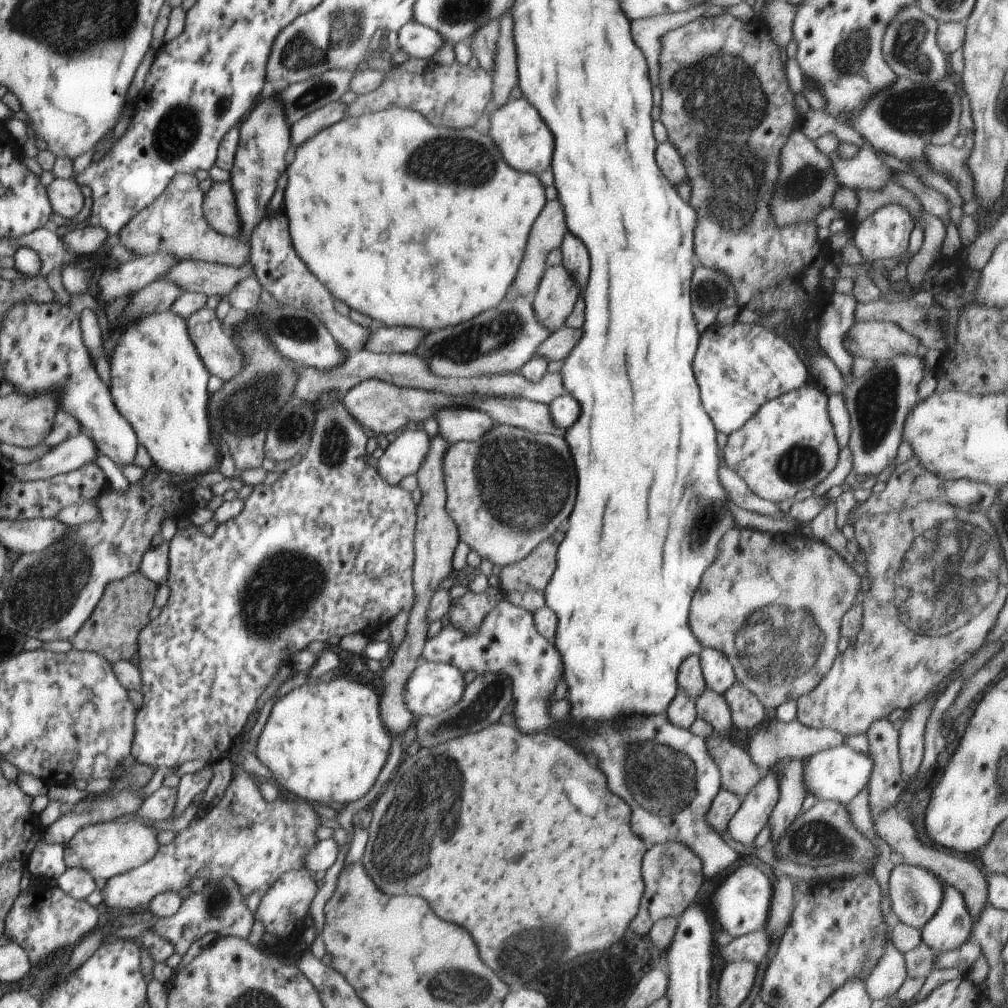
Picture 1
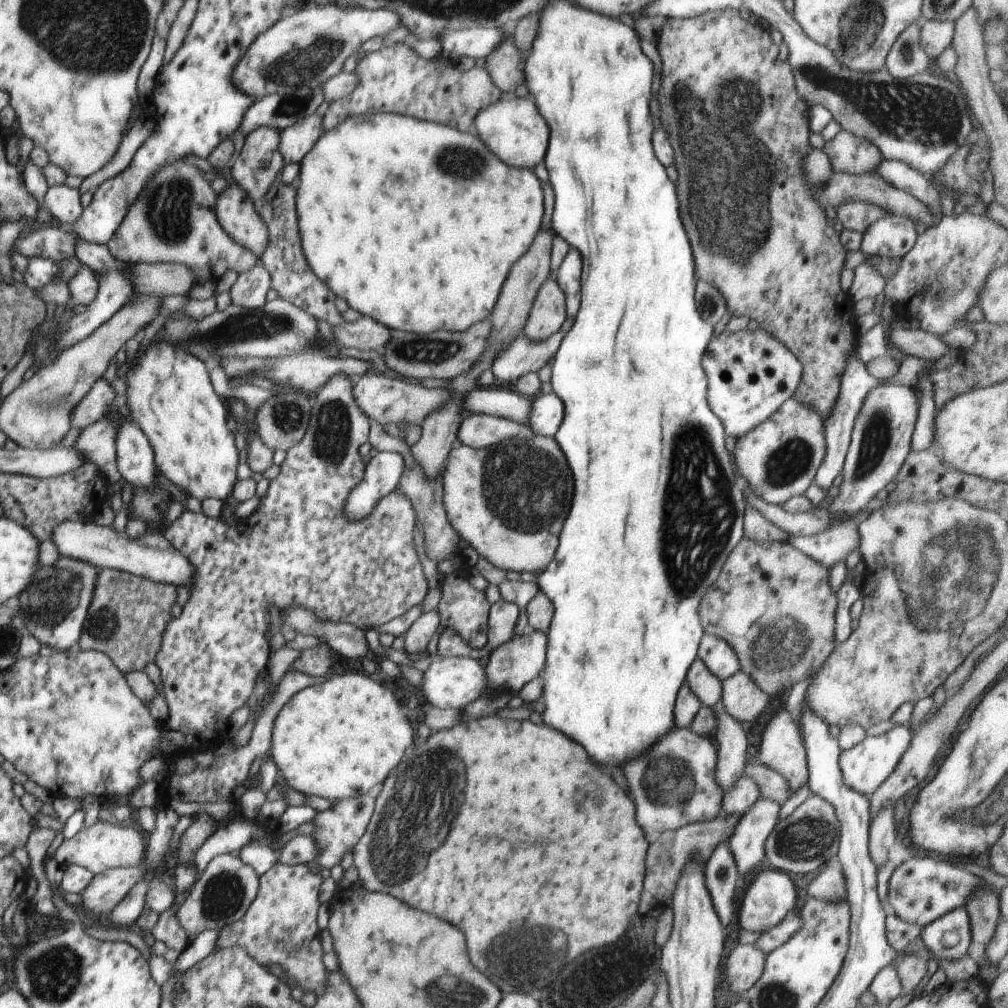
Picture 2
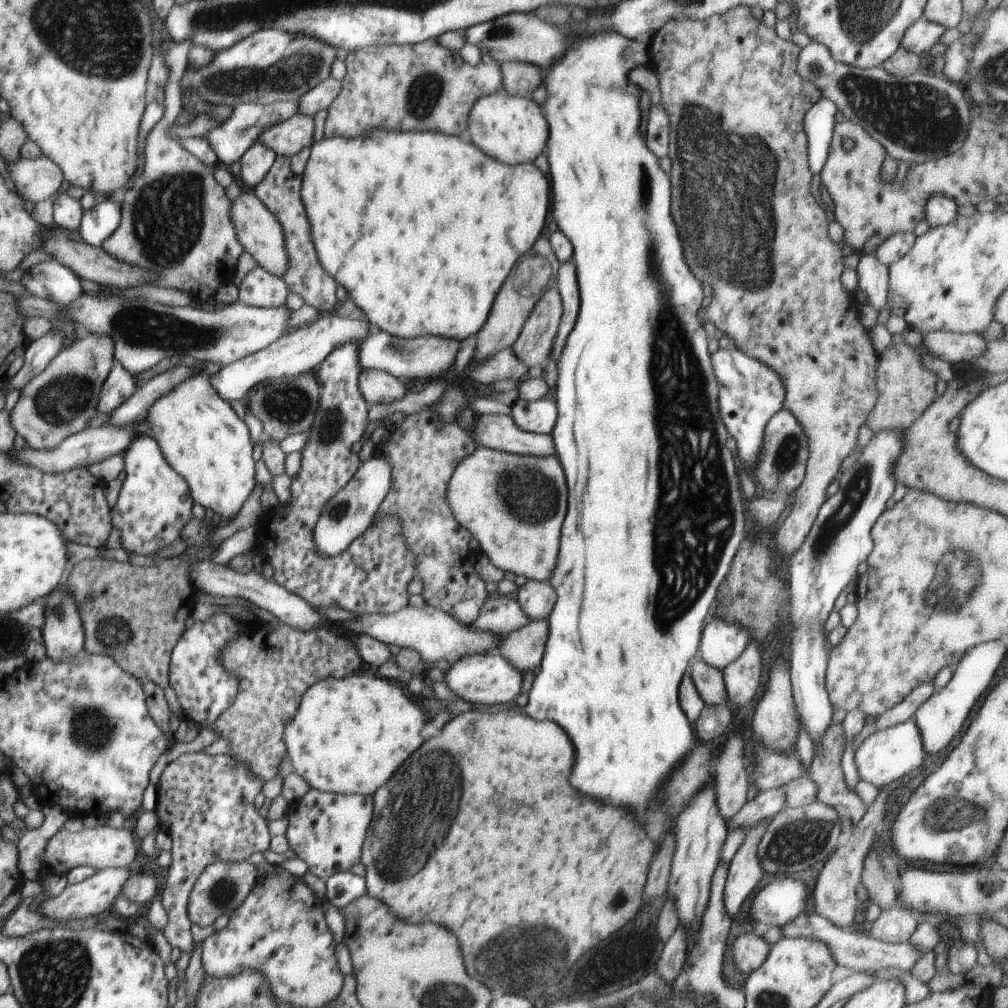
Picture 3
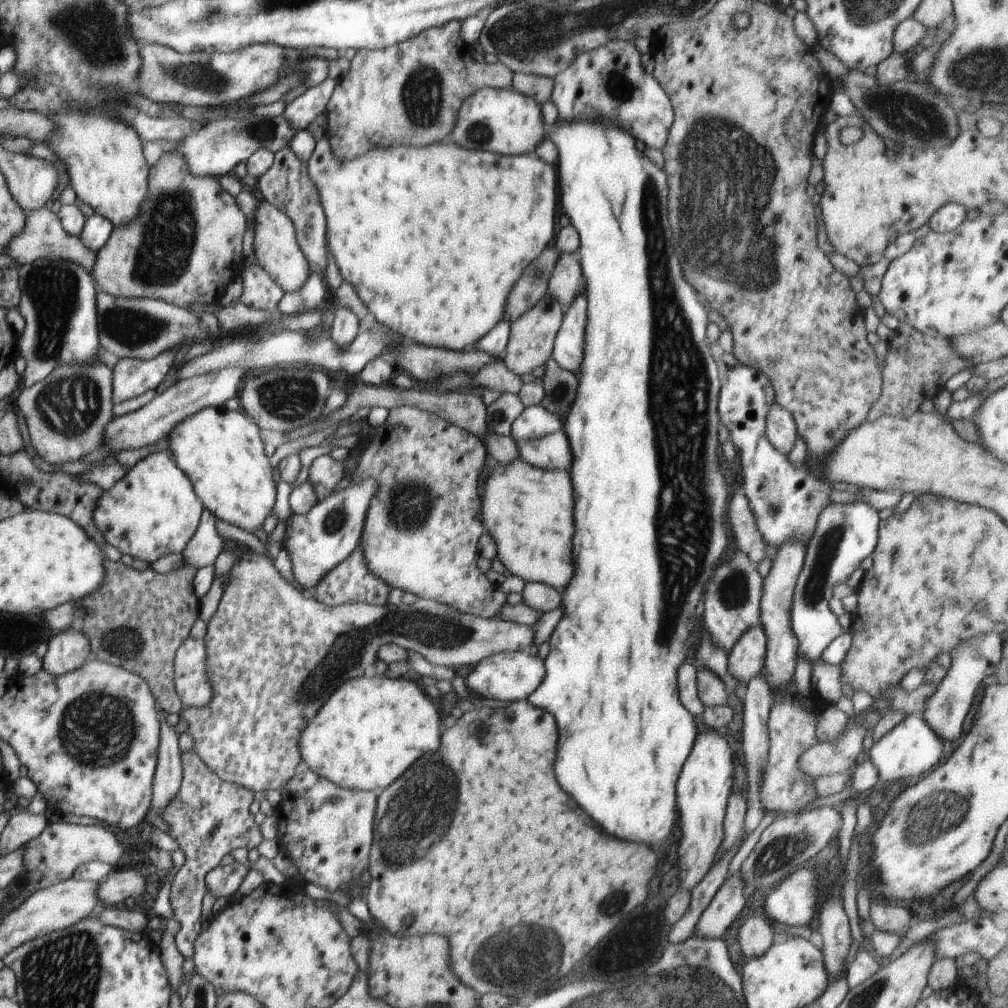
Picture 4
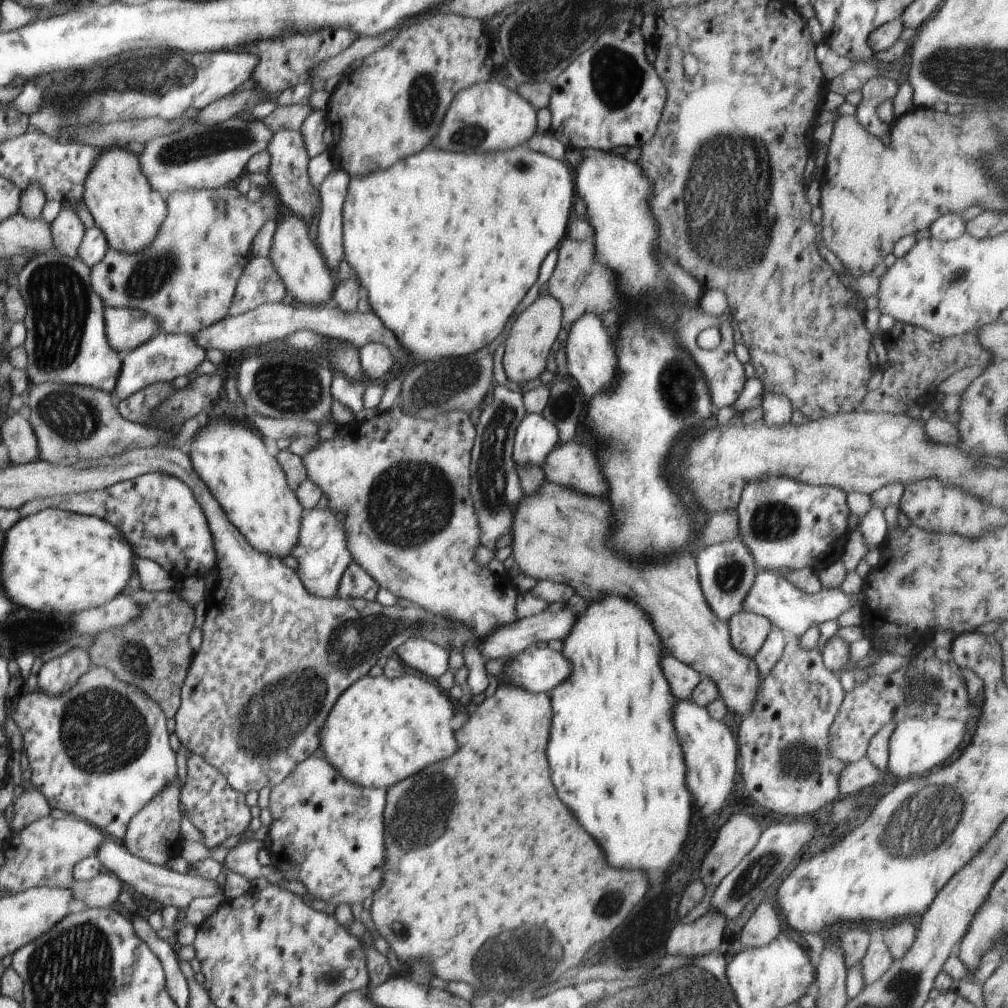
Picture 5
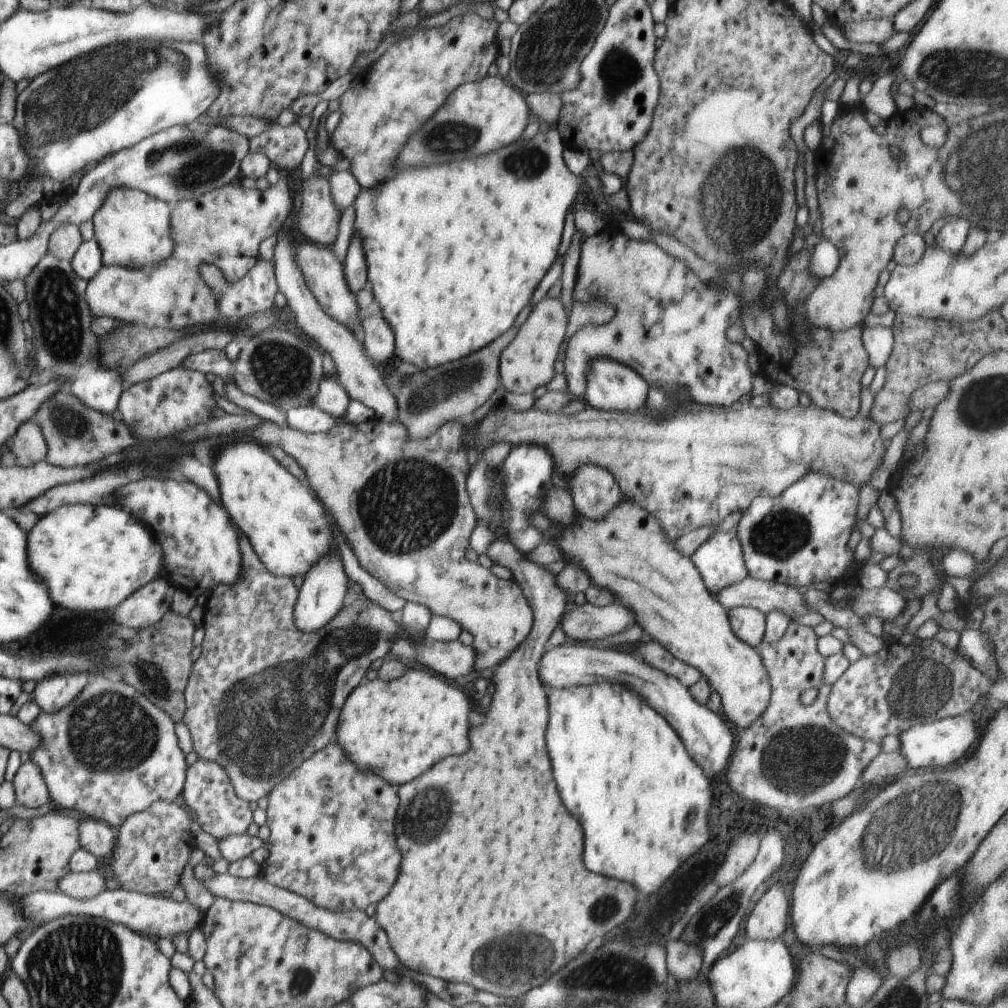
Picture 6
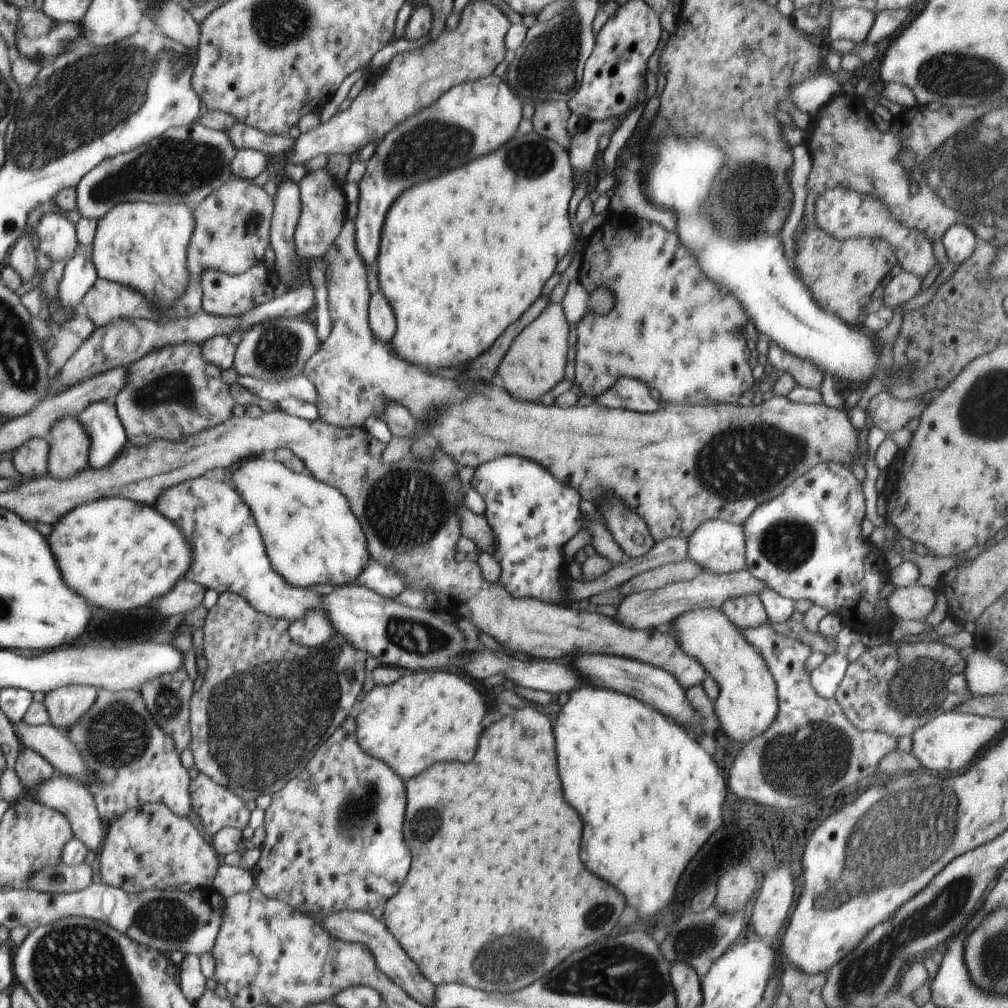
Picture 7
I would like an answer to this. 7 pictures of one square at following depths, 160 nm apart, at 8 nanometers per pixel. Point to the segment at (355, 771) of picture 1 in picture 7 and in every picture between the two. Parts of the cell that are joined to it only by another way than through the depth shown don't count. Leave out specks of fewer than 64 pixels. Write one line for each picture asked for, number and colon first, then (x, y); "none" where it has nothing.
2: (337, 739)
3: (350, 735)
4: (369, 730)
5: (380, 730)
6: (397, 729)
7: (431, 716)

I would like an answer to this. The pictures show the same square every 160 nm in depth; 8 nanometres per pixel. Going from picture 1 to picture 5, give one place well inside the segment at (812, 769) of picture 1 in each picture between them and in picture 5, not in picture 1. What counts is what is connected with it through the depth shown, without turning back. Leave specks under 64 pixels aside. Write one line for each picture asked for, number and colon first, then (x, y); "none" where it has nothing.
2: (864, 767)
3: (887, 755)
4: (911, 748)
5: (917, 746)

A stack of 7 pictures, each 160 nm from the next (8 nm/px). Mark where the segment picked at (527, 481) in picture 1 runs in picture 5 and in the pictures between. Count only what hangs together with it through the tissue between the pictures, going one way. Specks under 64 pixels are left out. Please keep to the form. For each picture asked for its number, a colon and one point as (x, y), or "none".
2: (509, 500)
3: (514, 505)
4: (528, 512)
5: (558, 534)

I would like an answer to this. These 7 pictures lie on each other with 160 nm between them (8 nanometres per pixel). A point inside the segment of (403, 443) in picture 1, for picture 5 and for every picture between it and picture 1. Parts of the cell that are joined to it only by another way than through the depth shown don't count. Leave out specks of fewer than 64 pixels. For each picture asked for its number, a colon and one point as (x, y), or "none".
2: (383, 473)
3: (351, 511)
4: (317, 541)
5: (321, 550)

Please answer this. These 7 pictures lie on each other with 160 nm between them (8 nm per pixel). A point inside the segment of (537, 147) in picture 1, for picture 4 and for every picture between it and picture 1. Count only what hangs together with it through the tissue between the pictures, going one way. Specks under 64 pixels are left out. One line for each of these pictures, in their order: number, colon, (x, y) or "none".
2: (513, 130)
3: (511, 129)
4: (503, 121)

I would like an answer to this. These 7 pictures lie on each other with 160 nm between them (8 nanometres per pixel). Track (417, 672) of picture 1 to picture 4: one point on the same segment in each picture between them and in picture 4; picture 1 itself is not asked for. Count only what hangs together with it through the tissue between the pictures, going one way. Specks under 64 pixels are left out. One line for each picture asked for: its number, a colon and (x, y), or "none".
2: (452, 682)
3: (489, 679)
4: (507, 675)

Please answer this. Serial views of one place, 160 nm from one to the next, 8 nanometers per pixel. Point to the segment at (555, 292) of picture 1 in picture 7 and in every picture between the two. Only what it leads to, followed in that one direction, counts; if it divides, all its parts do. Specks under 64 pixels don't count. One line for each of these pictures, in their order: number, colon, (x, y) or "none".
2: (549, 311)
3: (533, 347)
4: (531, 339)
5: (530, 337)
6: (527, 362)
7: (534, 364)

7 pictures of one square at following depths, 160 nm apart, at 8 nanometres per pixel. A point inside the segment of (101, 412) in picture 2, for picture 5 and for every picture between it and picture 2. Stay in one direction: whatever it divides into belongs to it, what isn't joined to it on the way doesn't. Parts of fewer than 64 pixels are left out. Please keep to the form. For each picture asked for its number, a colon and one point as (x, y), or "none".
3: (120, 385)
4: (132, 377)
5: (164, 357)

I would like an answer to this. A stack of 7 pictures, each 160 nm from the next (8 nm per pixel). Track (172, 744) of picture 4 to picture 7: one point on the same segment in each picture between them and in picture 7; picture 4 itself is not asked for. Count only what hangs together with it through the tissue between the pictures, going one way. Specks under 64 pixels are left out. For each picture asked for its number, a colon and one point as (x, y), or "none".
5: (152, 834)
6: (153, 846)
7: (149, 847)

